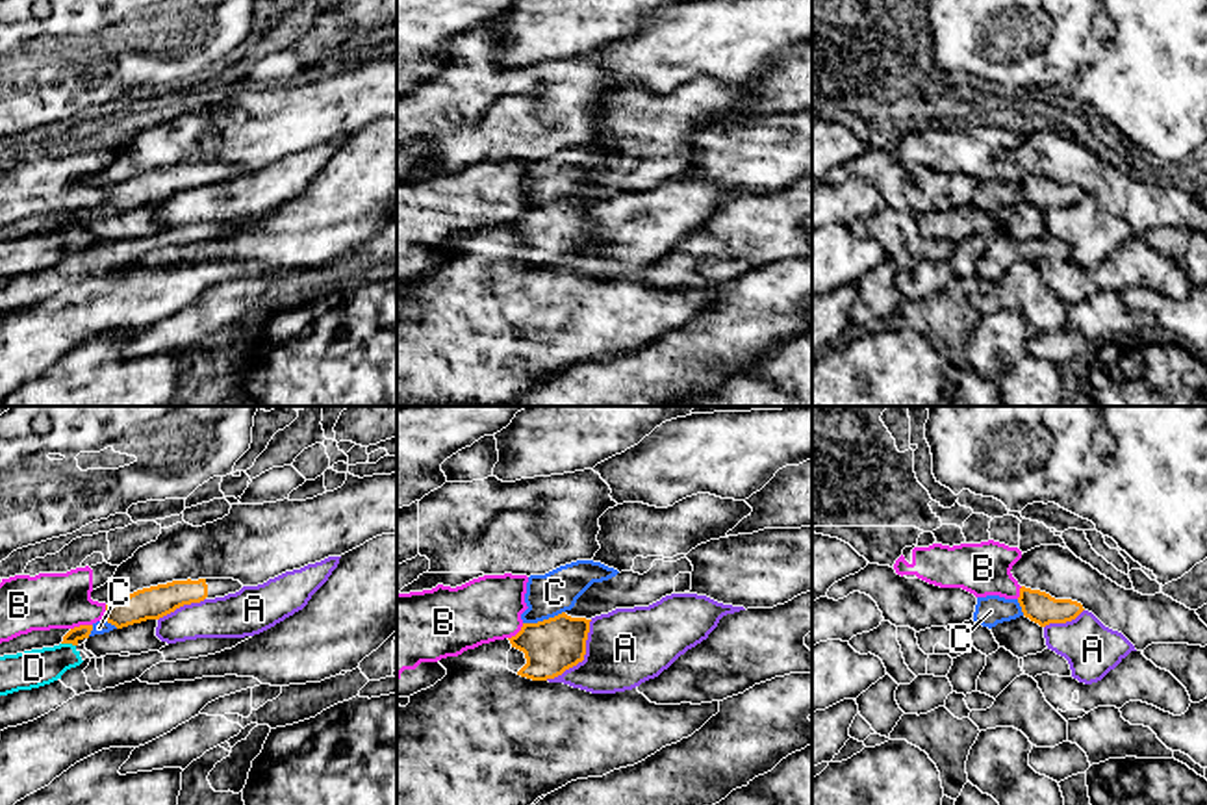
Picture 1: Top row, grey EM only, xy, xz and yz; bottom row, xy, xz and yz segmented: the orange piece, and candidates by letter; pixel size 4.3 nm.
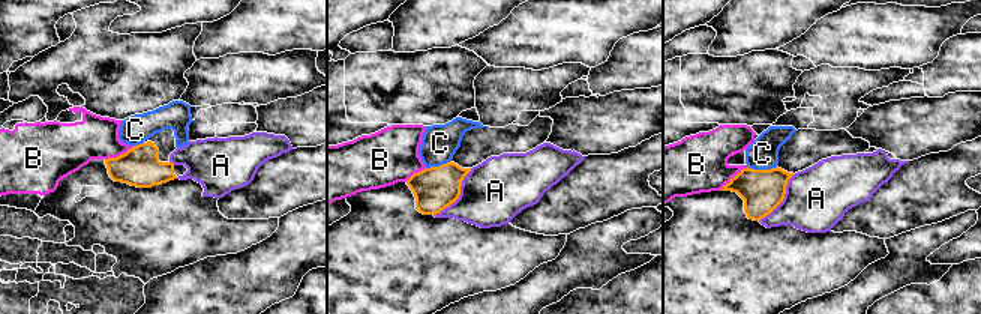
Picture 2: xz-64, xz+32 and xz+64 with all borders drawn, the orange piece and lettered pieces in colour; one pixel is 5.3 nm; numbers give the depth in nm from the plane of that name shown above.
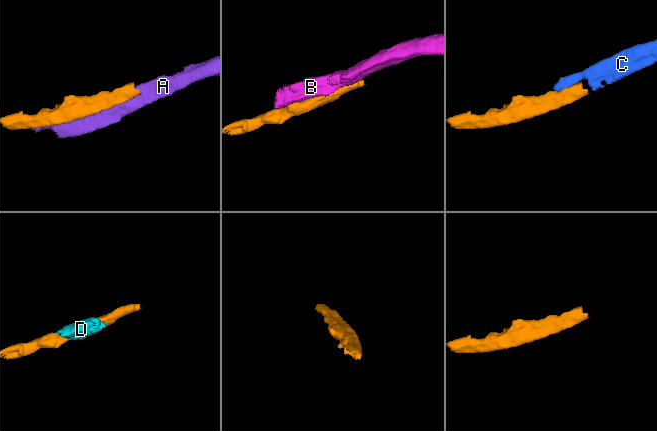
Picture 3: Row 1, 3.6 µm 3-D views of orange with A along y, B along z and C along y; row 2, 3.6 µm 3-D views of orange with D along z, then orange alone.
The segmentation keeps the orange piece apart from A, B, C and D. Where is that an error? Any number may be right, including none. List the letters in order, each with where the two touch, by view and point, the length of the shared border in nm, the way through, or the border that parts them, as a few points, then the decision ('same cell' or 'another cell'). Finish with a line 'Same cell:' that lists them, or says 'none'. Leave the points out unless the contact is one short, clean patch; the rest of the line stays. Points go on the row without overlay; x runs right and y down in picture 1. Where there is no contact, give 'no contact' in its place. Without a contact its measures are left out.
A: contact xz (583, 243); length 340 nm; another cell
B: contact xy (80, 210); length 100 nm; another cell
C: contact xz (544, 204); length 190 nm; way xz (551, 230), (544, 204), (547, 184), (555, 177); same cell
D: contact xy (69, 227); length 70 nm; border xy (62, 227), (75, 230); another cell
Same cell: C

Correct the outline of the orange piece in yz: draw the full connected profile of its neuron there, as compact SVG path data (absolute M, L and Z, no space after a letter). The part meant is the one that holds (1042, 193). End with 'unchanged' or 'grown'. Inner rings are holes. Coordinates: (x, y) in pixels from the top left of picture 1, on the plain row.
M1022 171L1018 184L999 180L977 182L973 206L983 211L1016 204L1020 200L1046 211L1049 208L1066 208L1083 197L1083 189L1072 184L1055 184L1046 176Z | grown

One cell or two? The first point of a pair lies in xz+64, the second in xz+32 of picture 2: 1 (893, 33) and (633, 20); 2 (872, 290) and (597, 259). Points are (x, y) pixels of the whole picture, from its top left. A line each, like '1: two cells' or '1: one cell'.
1: one cell
2: one cell

